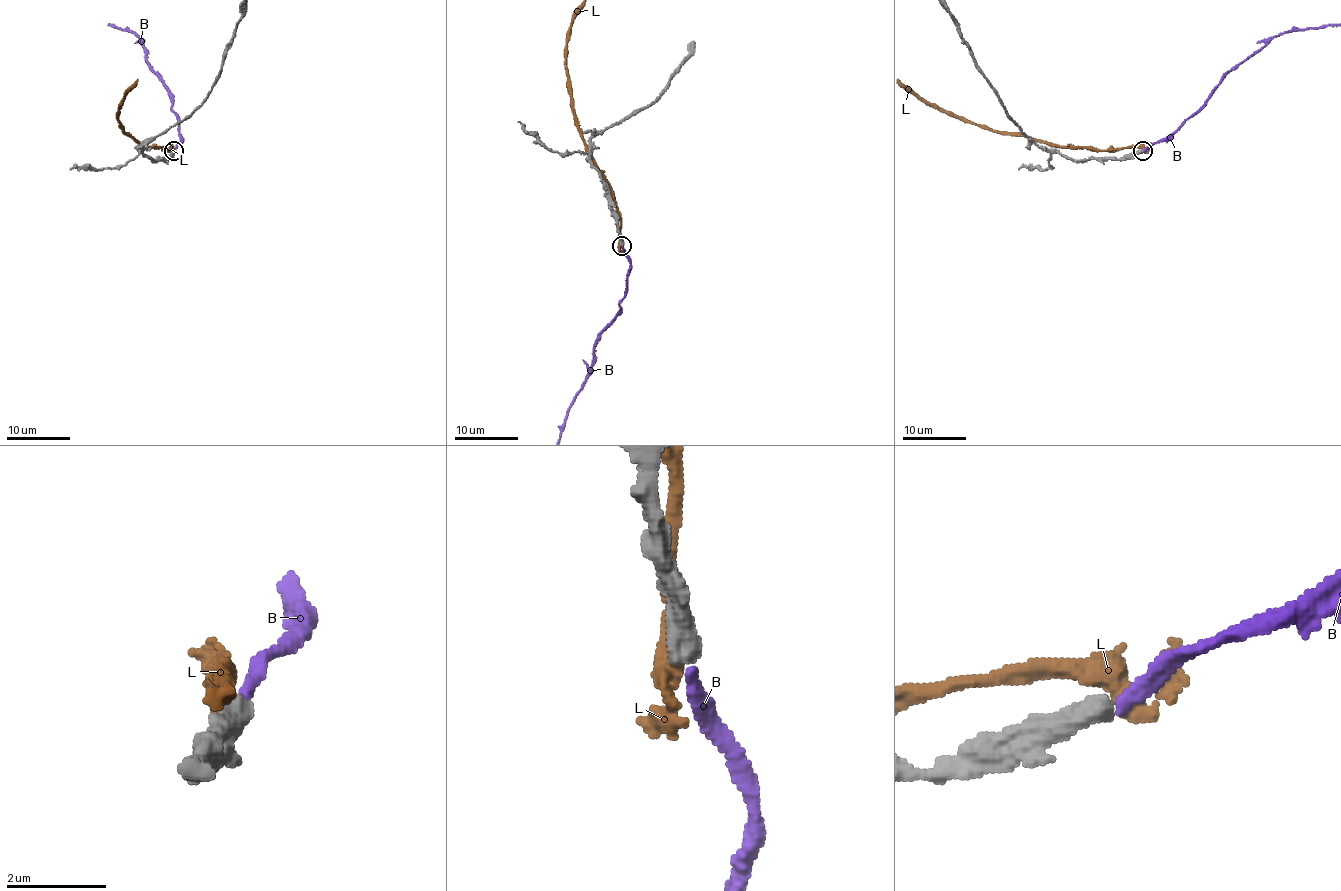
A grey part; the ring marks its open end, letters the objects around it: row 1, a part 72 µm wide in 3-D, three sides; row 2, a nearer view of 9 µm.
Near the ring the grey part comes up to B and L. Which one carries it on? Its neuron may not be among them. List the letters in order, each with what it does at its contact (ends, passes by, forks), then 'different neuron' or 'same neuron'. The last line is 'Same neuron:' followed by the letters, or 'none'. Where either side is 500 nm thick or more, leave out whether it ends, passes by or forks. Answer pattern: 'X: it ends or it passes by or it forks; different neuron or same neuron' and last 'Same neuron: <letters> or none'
B: it ends; different neuron
L: different neuron
Same neuron: none

